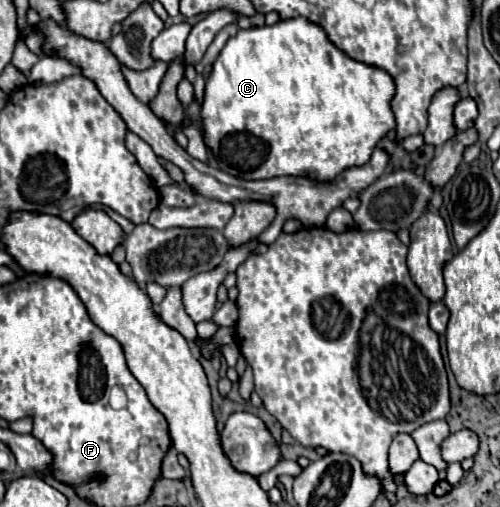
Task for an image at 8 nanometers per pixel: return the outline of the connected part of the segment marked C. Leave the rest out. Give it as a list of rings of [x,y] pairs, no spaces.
[[[303,16],[291,18],[291,20],[279,20],[273,26],[239,30],[237,36],[229,38],[223,50],[219,52],[217,60],[213,62],[213,70],[205,82],[207,82],[205,102],[201,106],[203,124],[205,124],[205,144],[211,146],[211,150],[215,152],[215,158],[219,160],[219,168],[223,172],[245,178],[245,180],[265,180],[265,178],[277,178],[277,176],[305,176],[309,180],[333,180],[333,176],[339,176],[345,168],[367,164],[377,142],[389,130],[395,128],[393,110],[389,108],[395,96],[395,80],[383,68],[369,68],[369,64],[361,64],[359,60],[349,60],[349,56],[345,56],[345,52],[341,52],[329,40],[329,36],[325,36],[325,28],[321,28],[319,24],[313,24],[311,20],[305,20]]]

